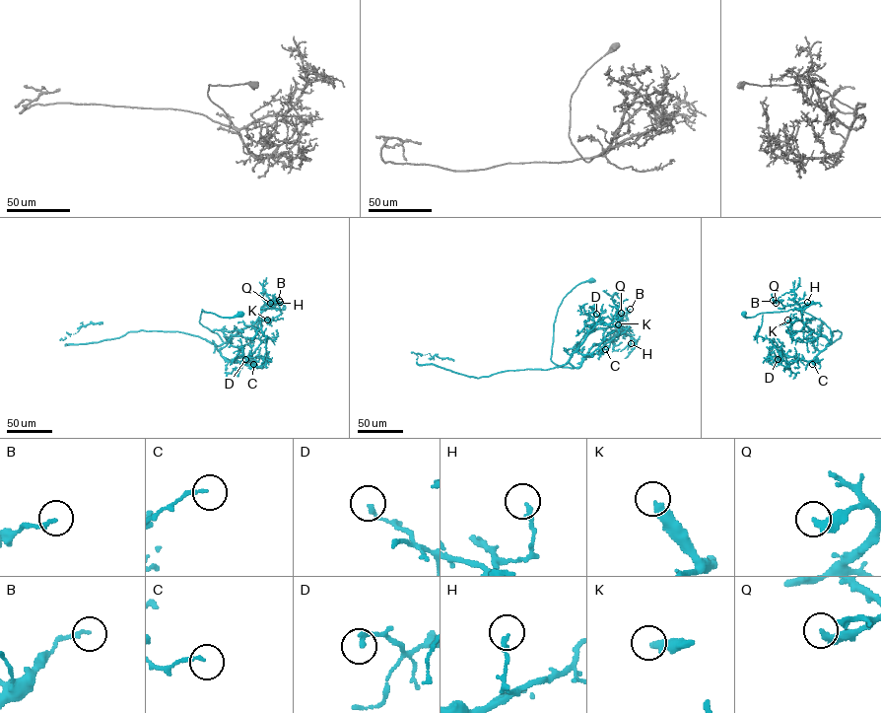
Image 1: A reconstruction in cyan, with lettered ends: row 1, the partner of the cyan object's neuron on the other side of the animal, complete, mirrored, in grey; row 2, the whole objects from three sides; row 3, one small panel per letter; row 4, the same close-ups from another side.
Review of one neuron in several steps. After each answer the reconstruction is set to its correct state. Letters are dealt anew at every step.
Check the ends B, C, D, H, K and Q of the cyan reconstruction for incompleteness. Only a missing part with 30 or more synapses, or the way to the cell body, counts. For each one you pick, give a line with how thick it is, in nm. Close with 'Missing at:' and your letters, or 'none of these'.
Missing at: none of these

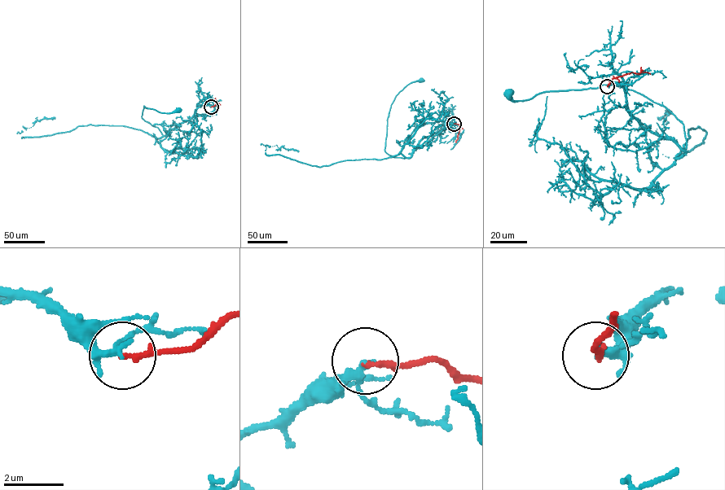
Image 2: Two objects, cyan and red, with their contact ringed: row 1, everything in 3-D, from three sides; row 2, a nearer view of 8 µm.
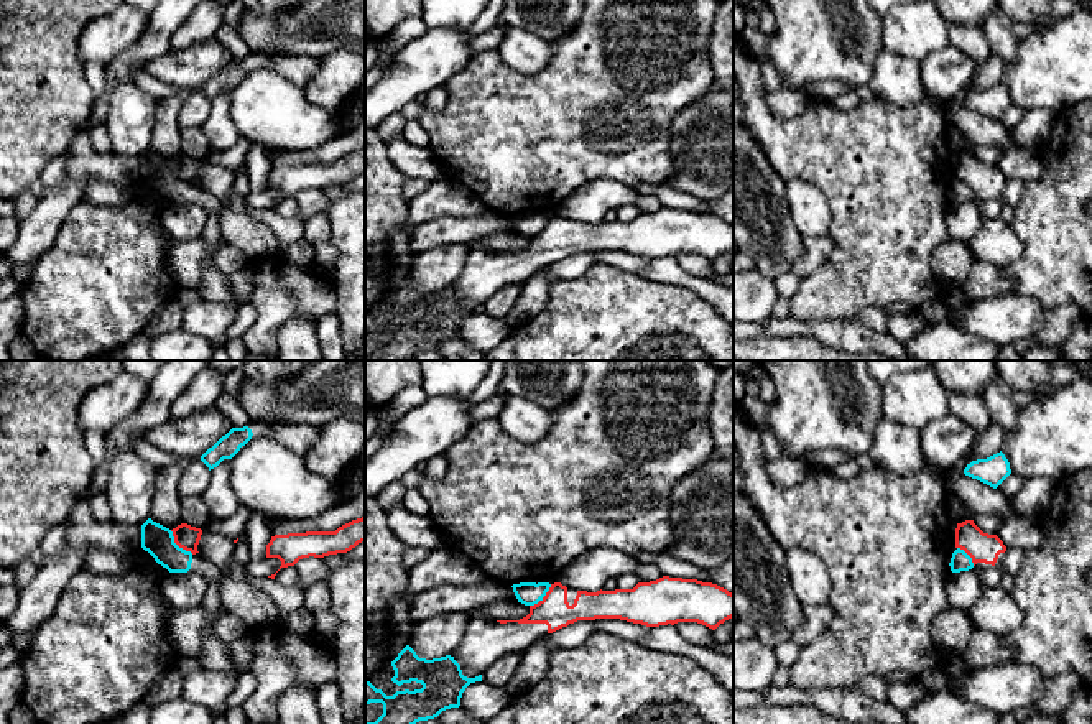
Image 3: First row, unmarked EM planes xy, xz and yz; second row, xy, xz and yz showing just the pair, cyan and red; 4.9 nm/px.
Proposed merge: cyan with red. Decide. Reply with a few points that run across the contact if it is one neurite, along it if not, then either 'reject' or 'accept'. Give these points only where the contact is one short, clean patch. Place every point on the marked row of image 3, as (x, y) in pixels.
line xy (170, 530), (175, 542), (193, 553); reject

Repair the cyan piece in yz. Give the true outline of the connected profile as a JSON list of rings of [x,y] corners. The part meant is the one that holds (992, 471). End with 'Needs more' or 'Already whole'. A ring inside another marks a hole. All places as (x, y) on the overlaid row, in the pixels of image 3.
[[[1000,451],[987,459],[977,459],[967,464],[964,474],[997,489],[1010,474],[1010,462]]]. Already whole

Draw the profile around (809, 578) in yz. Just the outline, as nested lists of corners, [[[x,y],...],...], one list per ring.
[[[788,548],[784,555],[791,587],[801,606],[829,604],[832,581],[824,561],[803,548]]]

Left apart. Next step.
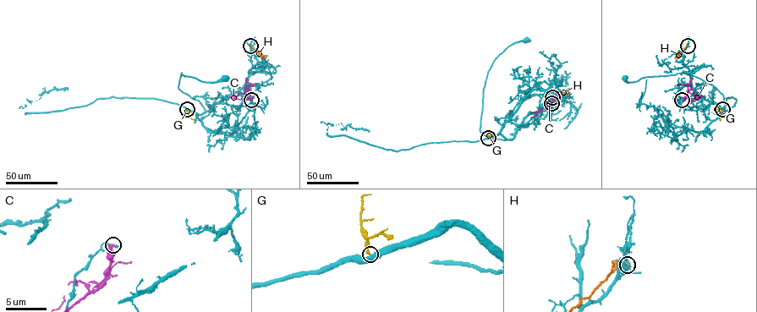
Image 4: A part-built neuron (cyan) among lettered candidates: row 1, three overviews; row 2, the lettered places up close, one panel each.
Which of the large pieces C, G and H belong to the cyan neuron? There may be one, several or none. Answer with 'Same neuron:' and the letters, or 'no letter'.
Same neuron: no letter

